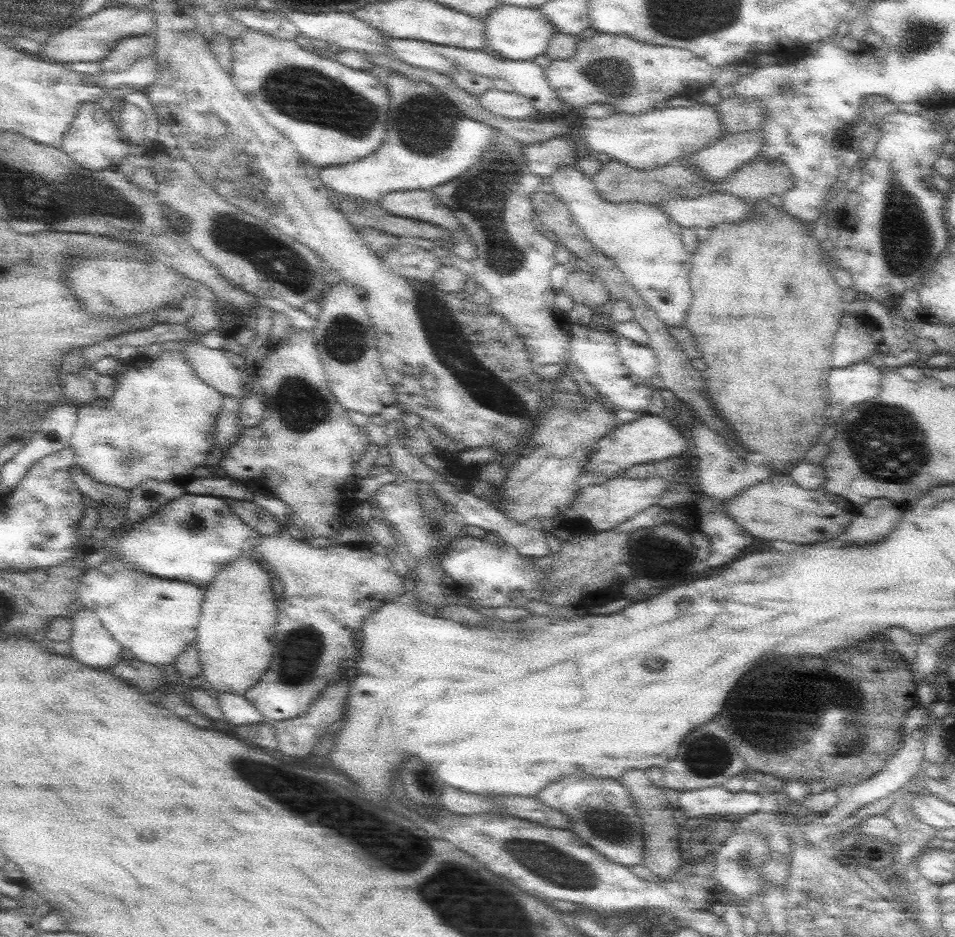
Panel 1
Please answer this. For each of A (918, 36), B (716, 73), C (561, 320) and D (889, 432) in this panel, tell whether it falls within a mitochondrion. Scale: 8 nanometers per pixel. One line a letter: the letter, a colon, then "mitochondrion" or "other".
A: mitochondrion
B: other
C: other
D: mitochondrion

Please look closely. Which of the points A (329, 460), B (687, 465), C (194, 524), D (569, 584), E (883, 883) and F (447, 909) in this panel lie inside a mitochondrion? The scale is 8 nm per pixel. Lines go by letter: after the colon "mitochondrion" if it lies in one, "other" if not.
A: other
B: other
C: mitochondrion
D: other
E: other
F: mitochondrion

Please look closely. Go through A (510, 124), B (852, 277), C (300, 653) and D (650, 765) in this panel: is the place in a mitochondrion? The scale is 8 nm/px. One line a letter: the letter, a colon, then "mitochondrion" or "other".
A: other
B: other
C: mitochondrion
D: other

